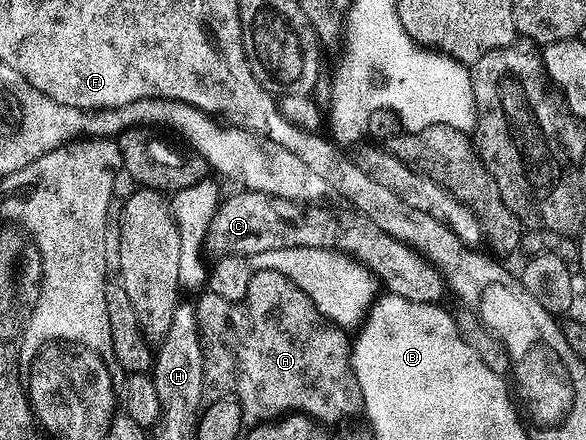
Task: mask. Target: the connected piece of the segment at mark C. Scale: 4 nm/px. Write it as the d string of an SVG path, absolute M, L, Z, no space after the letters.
M236 191L236 196L220 199L219 207L209 222L205 248L220 256L246 256L256 258L264 252L270 254L282 248L309 246L333 248L345 252L364 264L379 281L387 286L392 296L400 296L414 304L434 304L442 301L445 280L422 252L414 252L408 244L385 234L360 212L334 212L331 208L318 208L315 202L286 200L260 192Z

